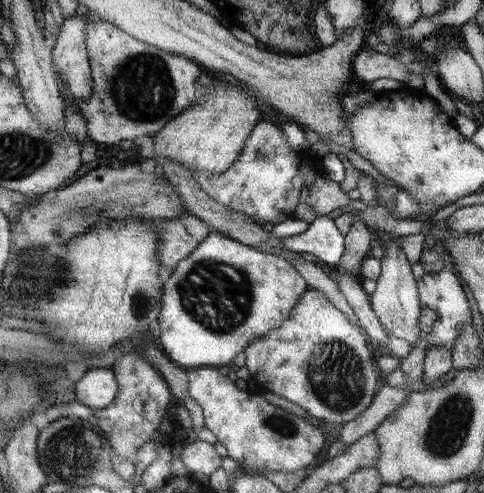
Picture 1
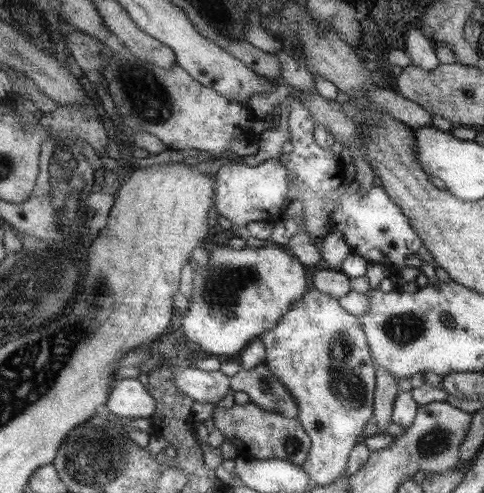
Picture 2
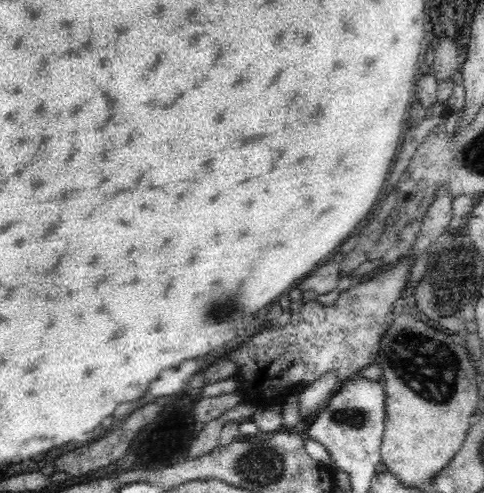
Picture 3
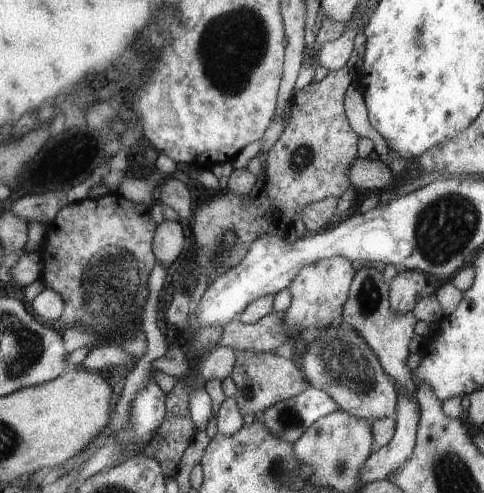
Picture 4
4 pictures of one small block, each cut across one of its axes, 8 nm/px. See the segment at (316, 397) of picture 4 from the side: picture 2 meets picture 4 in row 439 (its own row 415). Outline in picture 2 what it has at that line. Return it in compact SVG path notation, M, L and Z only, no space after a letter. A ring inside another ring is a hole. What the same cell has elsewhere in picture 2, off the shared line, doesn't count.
M261 362L255 368L239 370L231 378L233 392L245 392L249 396L249 404L255 404L263 410L281 414L283 418L299 418L299 402L293 398L291 390L271 372L271 368Z

